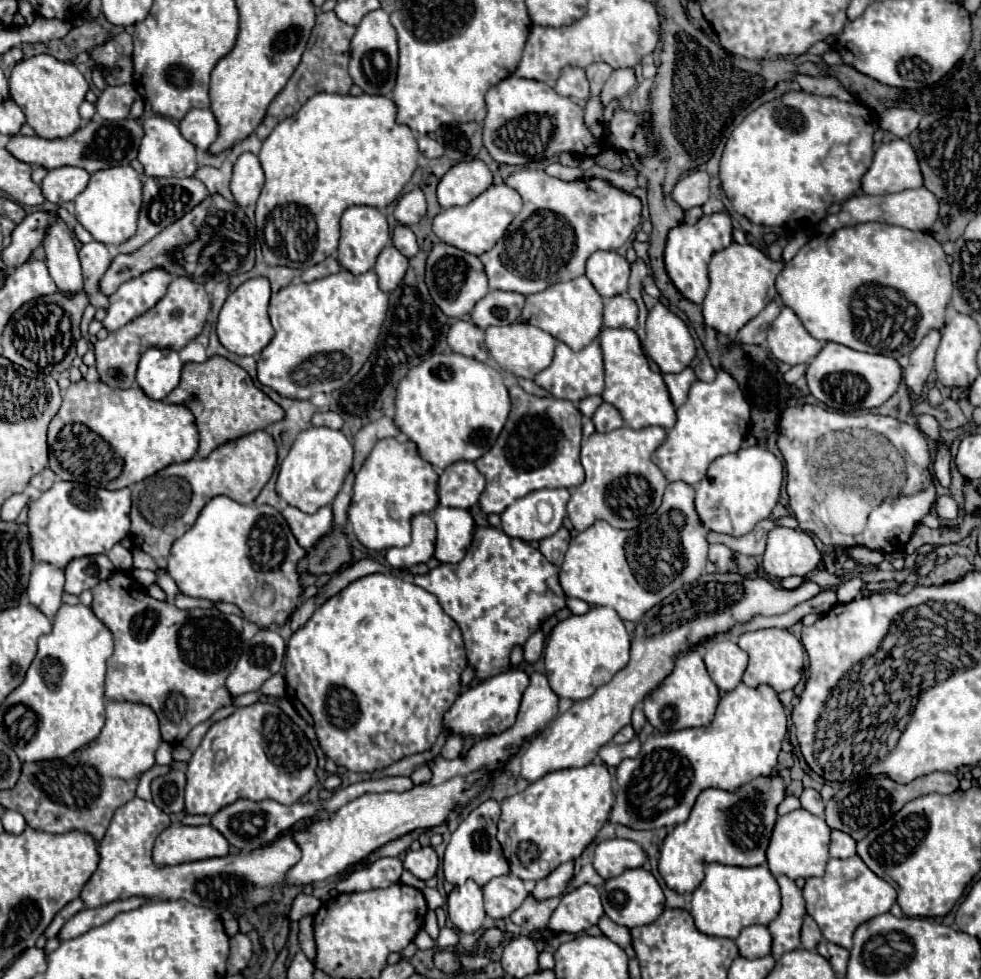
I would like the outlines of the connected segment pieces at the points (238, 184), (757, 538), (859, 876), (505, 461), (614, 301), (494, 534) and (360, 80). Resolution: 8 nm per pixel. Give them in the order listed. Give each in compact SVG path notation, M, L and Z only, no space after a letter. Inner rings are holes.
M243 153L233 167L231 193L235 201L241 207L255 207L259 193L263 189L263 183L265 183L265 177L263 177L263 169L257 155Z
M763 519L755 525L755 529L739 539L729 537L729 535L717 535L717 533L709 533L707 541L709 543L725 543L727 547L731 547L735 553L747 553L747 555L763 555L765 545L767 545L767 535L769 531L773 531L777 527L777 523L773 519Z
M859 855L849 859L829 859L825 875L809 877L803 887L803 899L807 903L807 915L815 919L823 937L843 949L851 949L851 937L857 925L883 915L897 899L897 891L883 879L879 879Z
M519 385L509 389L511 413L497 443L475 461L487 485L479 497L485 513L503 513L511 503L537 489L575 487L583 483L585 473L579 461L581 413L571 401L555 397L535 397Z
M627 293L605 299L603 323L605 323L605 327L635 329L635 325L637 325L637 303Z
M475 527L475 535L471 541L471 547L467 549L467 555L463 561L455 565L439 565L431 569L425 575L415 575L413 583L423 587L425 591L433 593L443 611L459 625L467 649L467 661L469 667L473 667L475 677L479 681L489 679L491 675L509 671L509 655L511 649L517 645L525 645L525 641L541 629L541 623L555 613L557 607L565 607L567 595L559 583L559 567L543 559L541 551L533 545L507 537L497 527Z
M383 9L367 13L357 25L355 37L351 39L349 75L353 83L359 85L365 93L371 93L369 87L375 85L371 79L367 79L367 57L373 51L381 51L385 57L397 57L397 35L389 23L389 15Z

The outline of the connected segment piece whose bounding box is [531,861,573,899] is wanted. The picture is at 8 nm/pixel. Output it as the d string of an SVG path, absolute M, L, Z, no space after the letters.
M573 861L563 863L561 867L557 867L551 875L547 875L545 879L535 883L535 889L531 891L531 895L535 895L535 899L551 899L557 897L565 891L569 879L573 877Z

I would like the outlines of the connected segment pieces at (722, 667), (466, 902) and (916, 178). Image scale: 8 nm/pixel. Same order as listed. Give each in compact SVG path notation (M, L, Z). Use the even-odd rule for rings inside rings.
M727 637L715 639L705 647L705 665L721 693L733 691L741 683L741 675L747 667L747 653Z
M469 879L461 887L455 887L447 897L447 913L451 923L459 931L463 933L477 931L485 919L481 887L473 879Z
M903 139L879 145L875 149L871 167L861 179L861 187L867 195L887 195L921 185L923 177L919 171L917 155Z

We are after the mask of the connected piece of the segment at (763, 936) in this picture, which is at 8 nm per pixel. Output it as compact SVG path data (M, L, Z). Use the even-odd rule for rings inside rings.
M765 925L745 927L735 943L739 947L739 955L745 959L757 959L771 953L771 935Z

